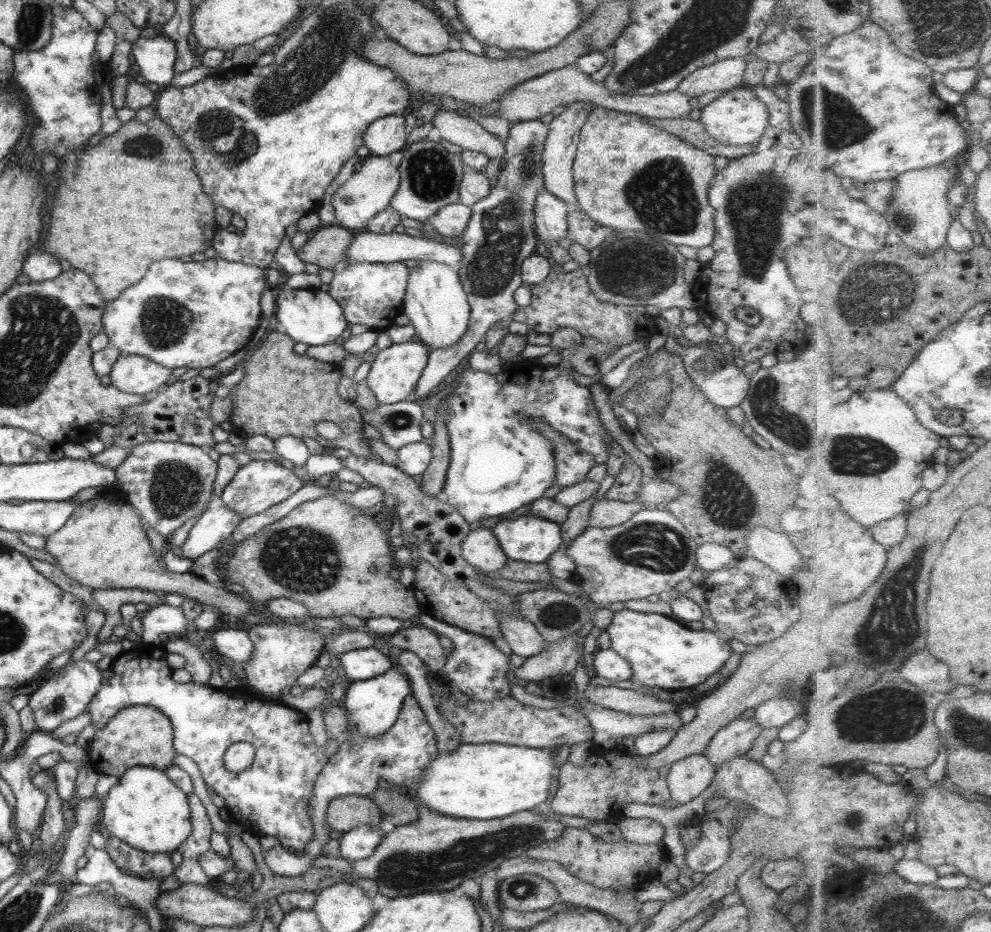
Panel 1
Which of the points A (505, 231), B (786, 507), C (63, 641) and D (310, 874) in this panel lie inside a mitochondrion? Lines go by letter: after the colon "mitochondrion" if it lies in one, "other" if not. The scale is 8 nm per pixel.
A: mitochondrion
B: other
C: other
D: other

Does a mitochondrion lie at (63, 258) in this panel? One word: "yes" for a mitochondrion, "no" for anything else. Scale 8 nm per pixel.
no

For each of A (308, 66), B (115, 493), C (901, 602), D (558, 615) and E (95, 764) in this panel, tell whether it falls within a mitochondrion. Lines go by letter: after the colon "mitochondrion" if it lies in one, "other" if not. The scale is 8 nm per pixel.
A: mitochondrion
B: other
C: mitochondrion
D: mitochondrion
E: other

